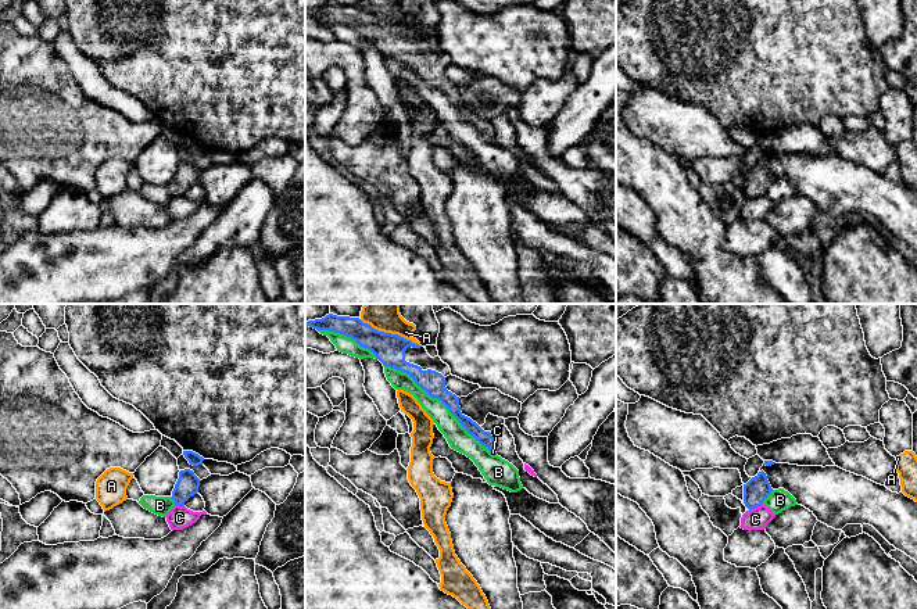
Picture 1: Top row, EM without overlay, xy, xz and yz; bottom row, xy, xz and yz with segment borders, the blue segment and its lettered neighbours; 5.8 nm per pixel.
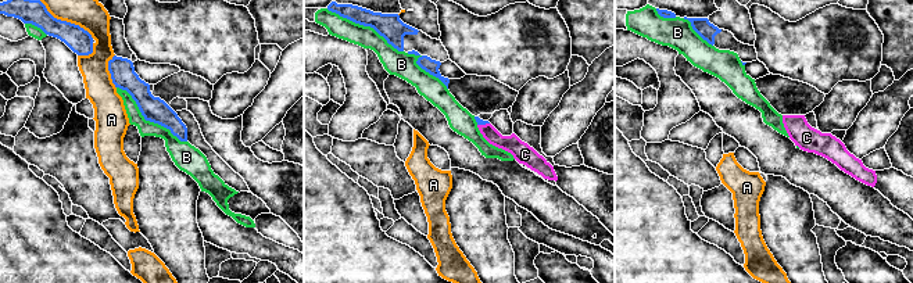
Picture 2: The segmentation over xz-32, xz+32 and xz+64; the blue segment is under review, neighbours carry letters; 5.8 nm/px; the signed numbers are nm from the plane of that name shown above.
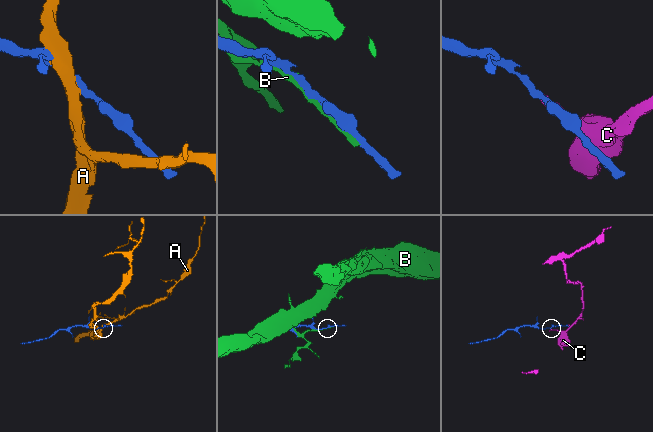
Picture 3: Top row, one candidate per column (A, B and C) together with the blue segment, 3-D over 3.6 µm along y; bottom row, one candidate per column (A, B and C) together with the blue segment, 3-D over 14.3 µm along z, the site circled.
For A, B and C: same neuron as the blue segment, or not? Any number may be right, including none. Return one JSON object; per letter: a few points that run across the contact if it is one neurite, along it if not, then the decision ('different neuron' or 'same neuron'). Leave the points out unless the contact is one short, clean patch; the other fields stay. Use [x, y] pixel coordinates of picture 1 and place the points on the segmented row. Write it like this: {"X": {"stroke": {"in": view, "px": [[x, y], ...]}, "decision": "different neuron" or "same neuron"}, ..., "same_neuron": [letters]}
{"A": {"decision": "different neuron"}, "B": {"decision": "different neuron"}, "C": {"stroke": {"in": "yz", "px": [[762, 502], [749, 511]]}, "decision": "different neuron"}, "same_neuron": []}

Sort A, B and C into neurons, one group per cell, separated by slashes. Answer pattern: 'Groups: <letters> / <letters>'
Groups: A / B / C

